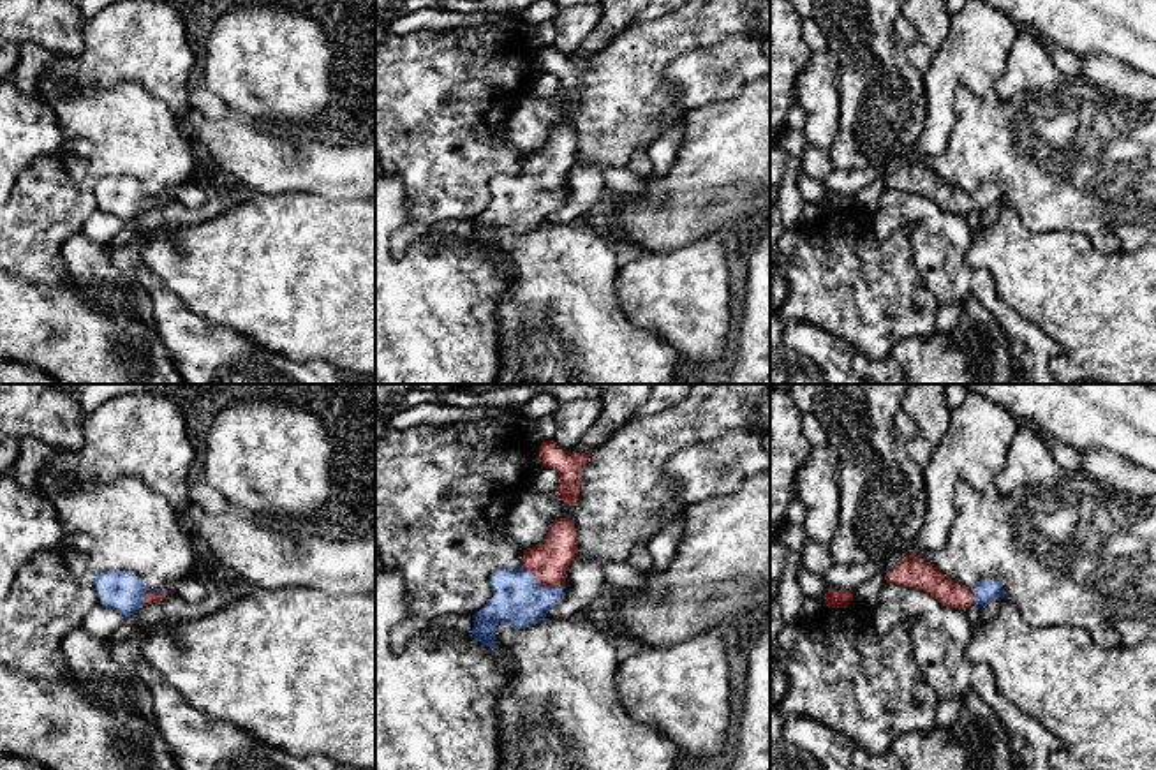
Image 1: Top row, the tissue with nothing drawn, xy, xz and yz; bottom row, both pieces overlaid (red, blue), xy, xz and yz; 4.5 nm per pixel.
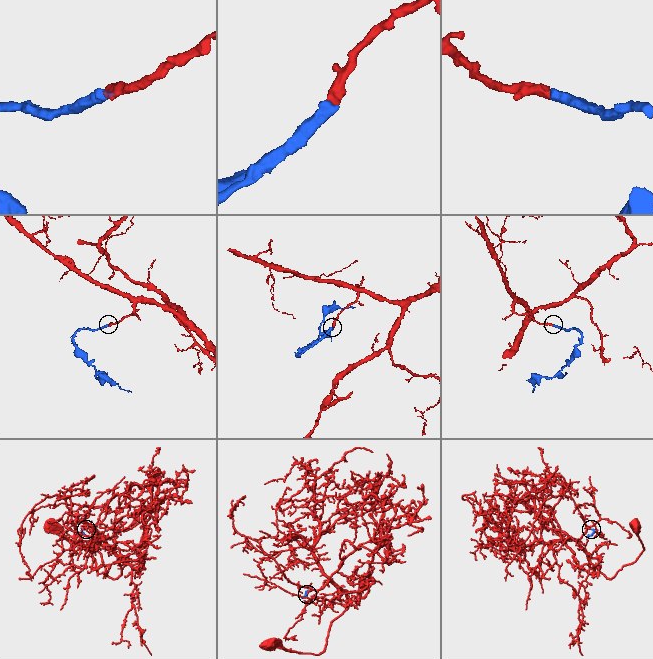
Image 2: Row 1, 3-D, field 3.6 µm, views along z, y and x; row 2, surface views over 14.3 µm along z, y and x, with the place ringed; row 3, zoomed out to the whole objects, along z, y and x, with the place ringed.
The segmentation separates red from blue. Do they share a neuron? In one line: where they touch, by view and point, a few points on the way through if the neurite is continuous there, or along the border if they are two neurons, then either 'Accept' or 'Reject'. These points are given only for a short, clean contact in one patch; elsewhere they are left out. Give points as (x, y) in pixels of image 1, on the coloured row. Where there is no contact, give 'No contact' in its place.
Touches red at xz (541, 584). Path across: xz (548, 562), (543, 570), (541, 584), (518, 601). Accept

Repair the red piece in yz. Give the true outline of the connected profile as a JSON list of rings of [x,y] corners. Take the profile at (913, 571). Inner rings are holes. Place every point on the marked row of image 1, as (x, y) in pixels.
[[[906,555],[902,562],[886,573],[886,583],[897,583],[930,594],[946,608],[967,610],[973,603],[987,606],[996,597],[1004,597],[1004,589],[996,580],[982,580],[966,587],[937,571],[922,555]]]

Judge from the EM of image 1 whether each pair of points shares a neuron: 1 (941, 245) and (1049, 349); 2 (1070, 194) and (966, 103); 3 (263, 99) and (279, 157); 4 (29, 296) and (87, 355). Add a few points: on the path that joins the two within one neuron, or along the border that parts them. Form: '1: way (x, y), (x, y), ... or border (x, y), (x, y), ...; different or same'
1: way (963, 273), (1021, 332); same
2: way (1042, 175), (1033, 166), (1015, 161), (987, 131); same
3: border (231, 113), (263, 127); different
4: way (44, 312), (74, 339); same

